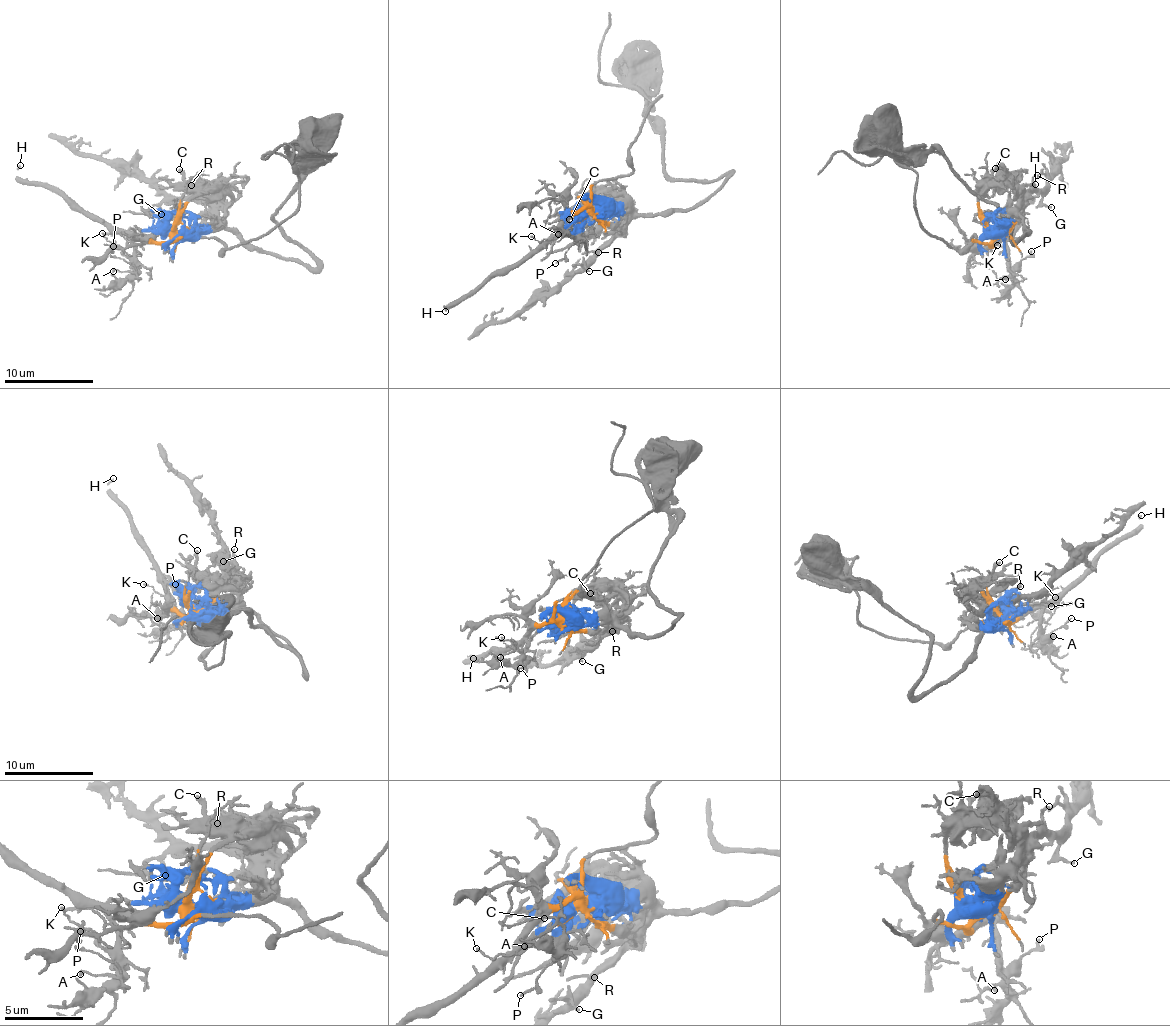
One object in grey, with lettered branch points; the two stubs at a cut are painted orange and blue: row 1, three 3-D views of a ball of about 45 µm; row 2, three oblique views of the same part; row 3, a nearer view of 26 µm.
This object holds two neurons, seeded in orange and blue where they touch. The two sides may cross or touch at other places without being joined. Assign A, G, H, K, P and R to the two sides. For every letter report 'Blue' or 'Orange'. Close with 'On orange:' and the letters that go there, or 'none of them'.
A: Orange
G: Blue
H: Orange
K: Orange
P: Orange
R: Blue
On orange: A, H, K, P

